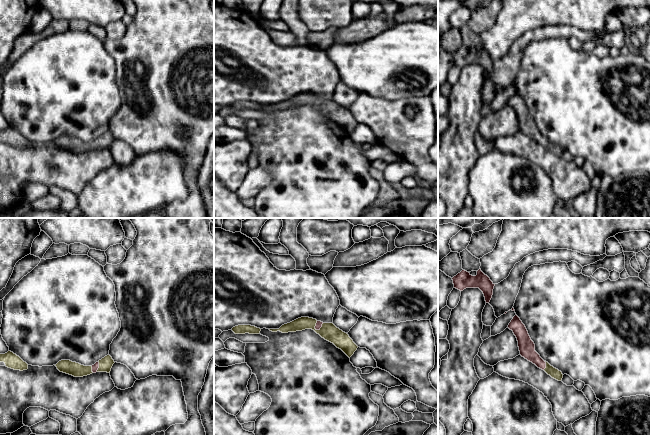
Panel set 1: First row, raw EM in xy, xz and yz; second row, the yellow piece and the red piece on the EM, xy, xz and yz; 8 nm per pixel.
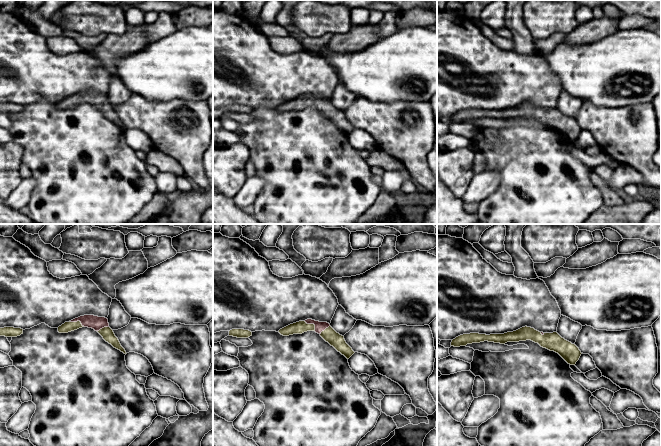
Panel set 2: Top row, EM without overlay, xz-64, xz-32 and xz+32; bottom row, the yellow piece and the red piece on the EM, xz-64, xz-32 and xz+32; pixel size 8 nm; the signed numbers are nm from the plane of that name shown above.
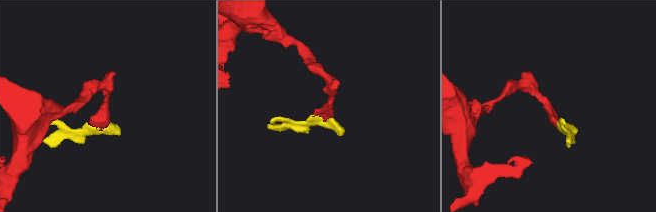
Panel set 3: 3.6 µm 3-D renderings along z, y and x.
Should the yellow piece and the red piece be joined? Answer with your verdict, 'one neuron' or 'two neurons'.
one neuron

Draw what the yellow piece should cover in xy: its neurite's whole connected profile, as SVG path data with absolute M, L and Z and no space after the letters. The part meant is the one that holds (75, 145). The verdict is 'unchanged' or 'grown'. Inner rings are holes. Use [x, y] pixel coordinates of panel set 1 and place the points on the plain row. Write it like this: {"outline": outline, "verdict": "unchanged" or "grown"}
{"outline": "M107 131L92 142L84 142L70 136L61 136L55 142L60 148L74 153L83 153L96 148L110 149L114 139L112 133Z", "verdict": "grown"}

